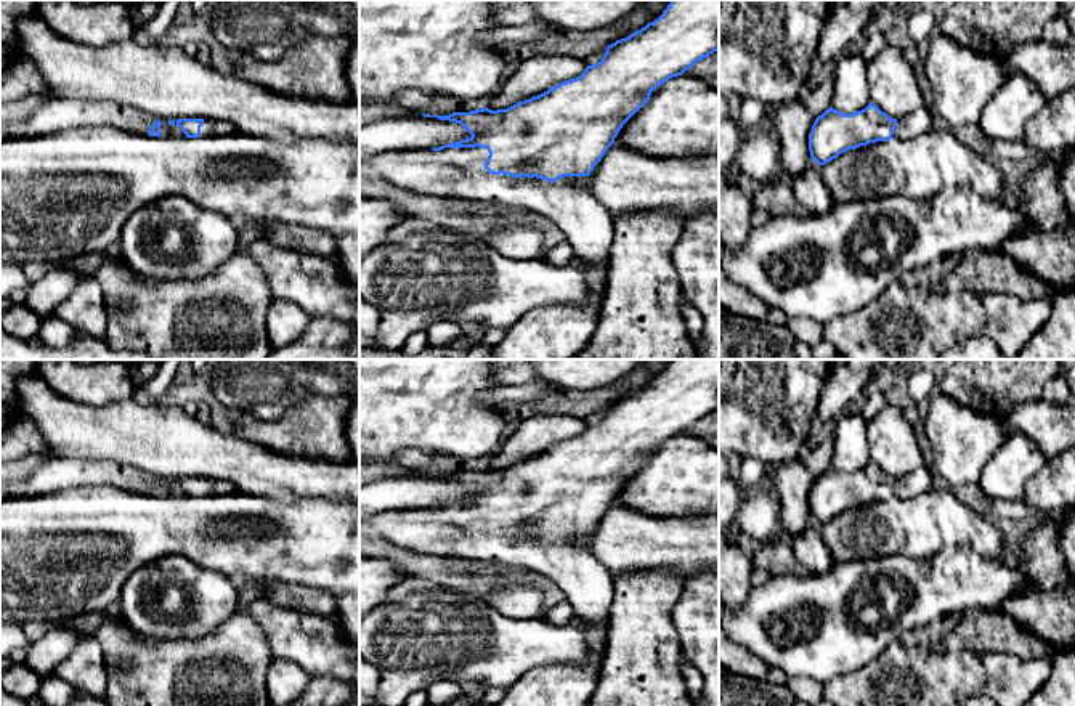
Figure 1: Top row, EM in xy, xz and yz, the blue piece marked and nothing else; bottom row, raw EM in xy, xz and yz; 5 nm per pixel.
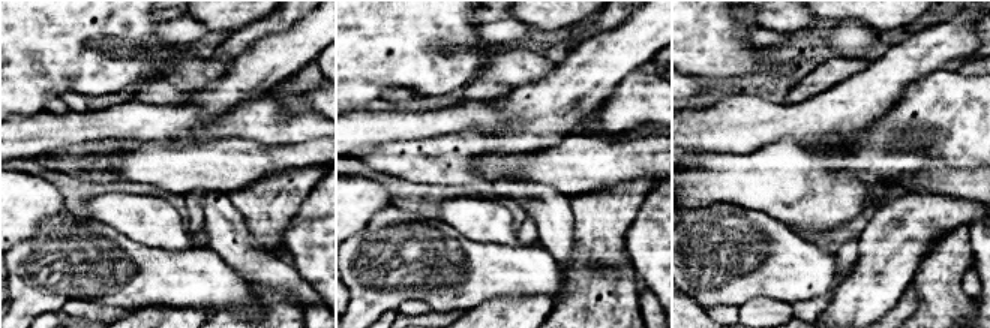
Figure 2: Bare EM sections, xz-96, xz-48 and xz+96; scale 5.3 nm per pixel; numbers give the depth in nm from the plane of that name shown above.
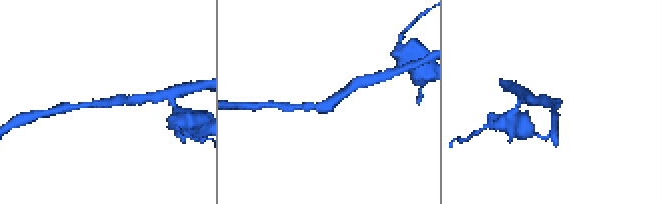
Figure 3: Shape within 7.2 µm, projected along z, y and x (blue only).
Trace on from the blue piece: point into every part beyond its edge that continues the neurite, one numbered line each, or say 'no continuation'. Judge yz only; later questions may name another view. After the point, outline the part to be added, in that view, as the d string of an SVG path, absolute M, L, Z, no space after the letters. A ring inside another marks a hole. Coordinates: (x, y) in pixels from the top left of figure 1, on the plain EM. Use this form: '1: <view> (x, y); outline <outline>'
1: yz (921, 480); outline M923 465L915 472L902 478L897 478L897 486L892 496L899 499L911 499L918 494L927 493L932 488L934 488L932 472Z

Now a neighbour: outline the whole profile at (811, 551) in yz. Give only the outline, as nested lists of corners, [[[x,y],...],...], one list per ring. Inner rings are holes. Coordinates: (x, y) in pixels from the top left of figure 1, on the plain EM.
[[[815,520],[789,542],[807,574],[825,576],[833,568],[834,560],[821,539],[820,525]]]

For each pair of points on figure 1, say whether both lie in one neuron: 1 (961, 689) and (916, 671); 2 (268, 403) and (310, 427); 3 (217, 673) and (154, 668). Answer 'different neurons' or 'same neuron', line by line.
1: same neuron
2: different neurons
3: same neuron

